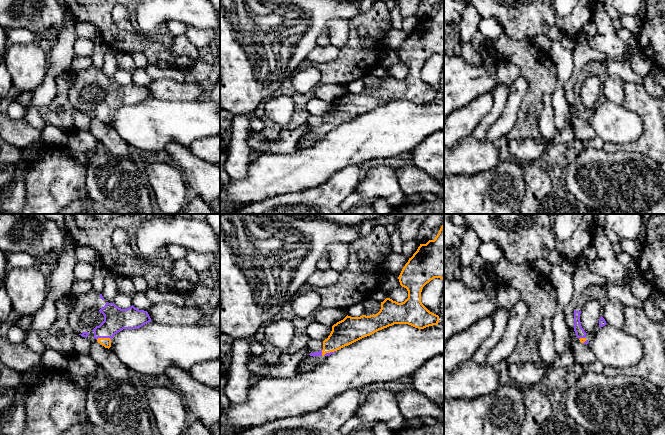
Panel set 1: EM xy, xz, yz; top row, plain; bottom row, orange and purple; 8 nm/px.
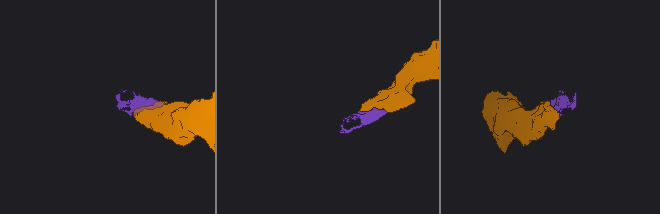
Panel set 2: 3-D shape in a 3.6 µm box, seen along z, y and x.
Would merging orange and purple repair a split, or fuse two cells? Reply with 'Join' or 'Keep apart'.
Join

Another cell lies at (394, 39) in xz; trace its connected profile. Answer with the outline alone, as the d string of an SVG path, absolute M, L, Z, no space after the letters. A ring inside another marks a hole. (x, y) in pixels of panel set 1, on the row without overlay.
M391 28L383 39L383 46L399 53L408 36L402 29Z

